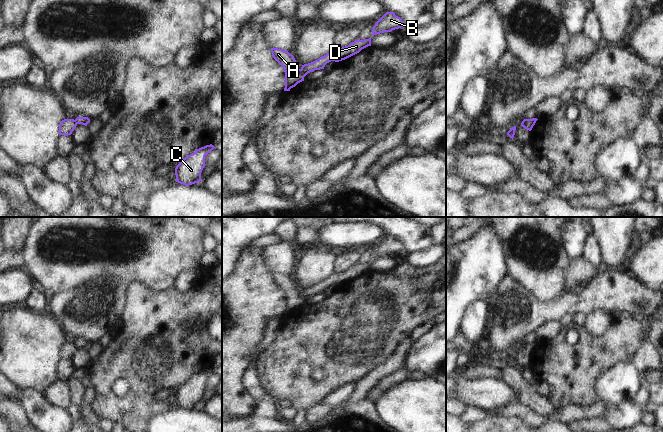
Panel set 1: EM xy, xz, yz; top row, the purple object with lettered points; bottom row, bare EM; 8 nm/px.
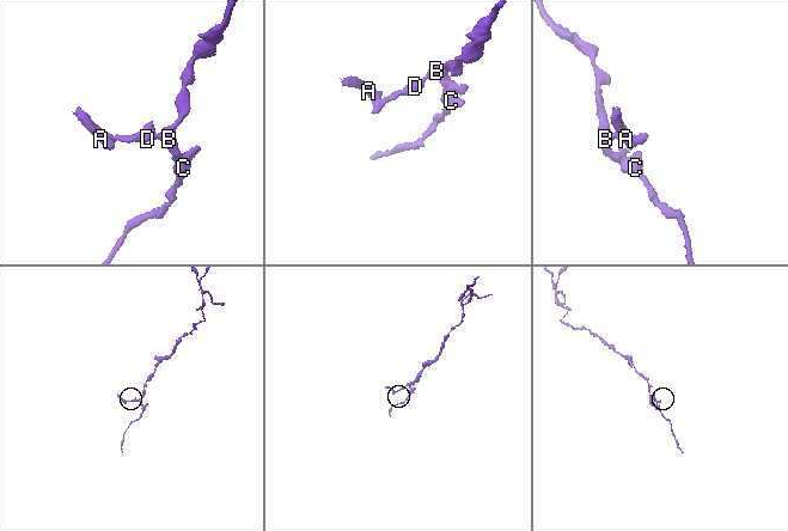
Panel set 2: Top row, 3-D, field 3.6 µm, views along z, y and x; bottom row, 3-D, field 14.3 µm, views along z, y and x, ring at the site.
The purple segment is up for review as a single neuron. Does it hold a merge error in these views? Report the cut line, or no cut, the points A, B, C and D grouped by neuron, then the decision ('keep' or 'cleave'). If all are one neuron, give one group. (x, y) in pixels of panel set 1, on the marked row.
xz (299, 69), (304, 76) | A / B C D | cleave

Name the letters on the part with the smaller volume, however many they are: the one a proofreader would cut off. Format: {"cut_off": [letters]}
{"cut_off": ["A"]}

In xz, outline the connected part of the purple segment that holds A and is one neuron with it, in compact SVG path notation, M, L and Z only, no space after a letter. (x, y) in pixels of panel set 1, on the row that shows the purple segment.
M271 48L271 52L273 58L284 68L284 91L290 91L291 88L304 81L304 76L301 74L300 69L296 67L297 62L292 54L278 48Z

